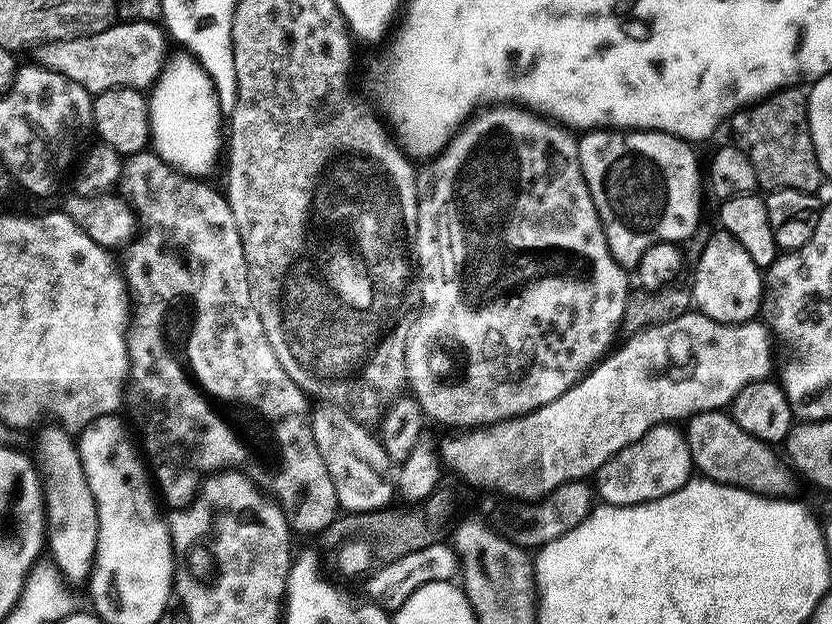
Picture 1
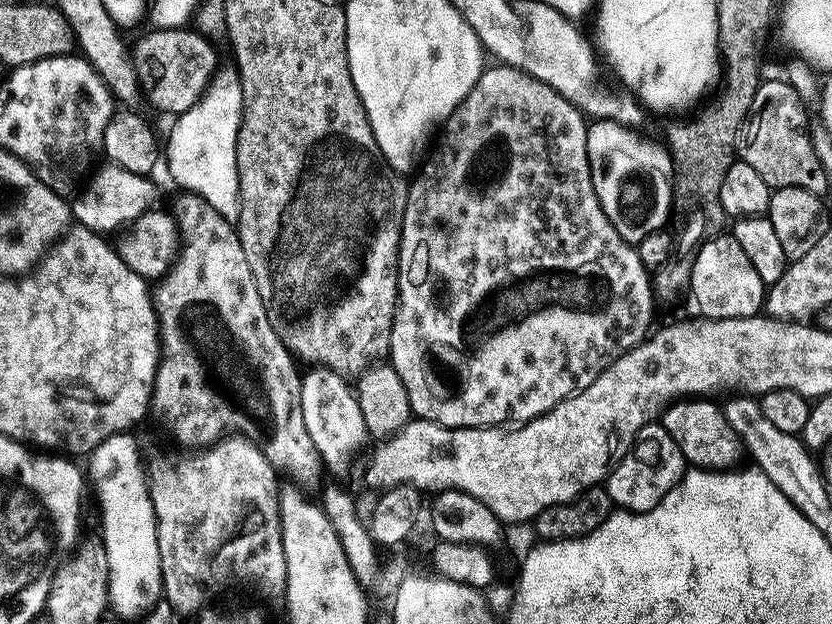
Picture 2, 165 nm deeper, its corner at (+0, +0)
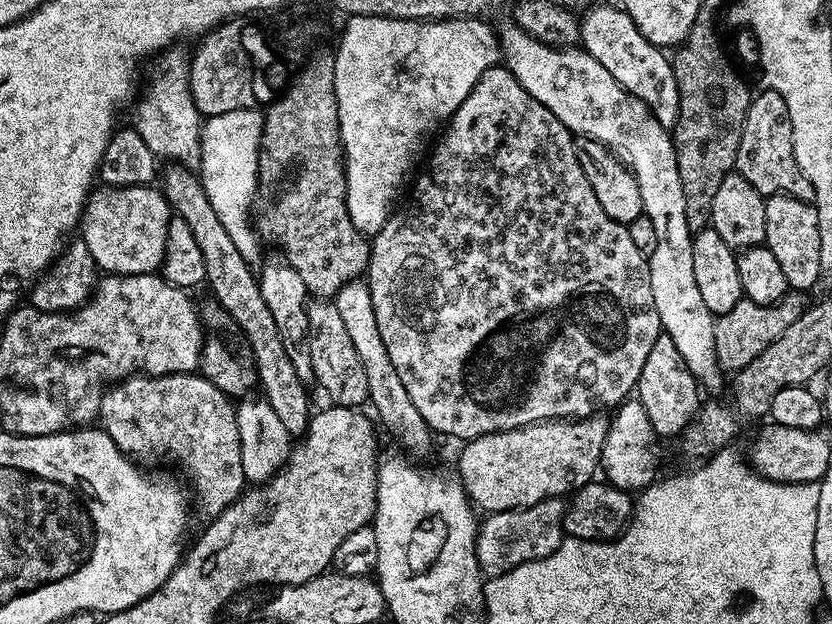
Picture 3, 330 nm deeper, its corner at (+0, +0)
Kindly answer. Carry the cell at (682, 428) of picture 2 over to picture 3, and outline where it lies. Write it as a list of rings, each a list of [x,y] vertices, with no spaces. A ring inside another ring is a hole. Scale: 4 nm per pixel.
[[[661,334],[650,349],[646,366],[642,366],[638,385],[639,402],[650,417],[650,426],[654,426],[657,437],[679,437],[683,433],[702,407],[699,391],[698,381],[692,377],[682,354],[678,354],[678,346],[674,346],[674,338]]]

